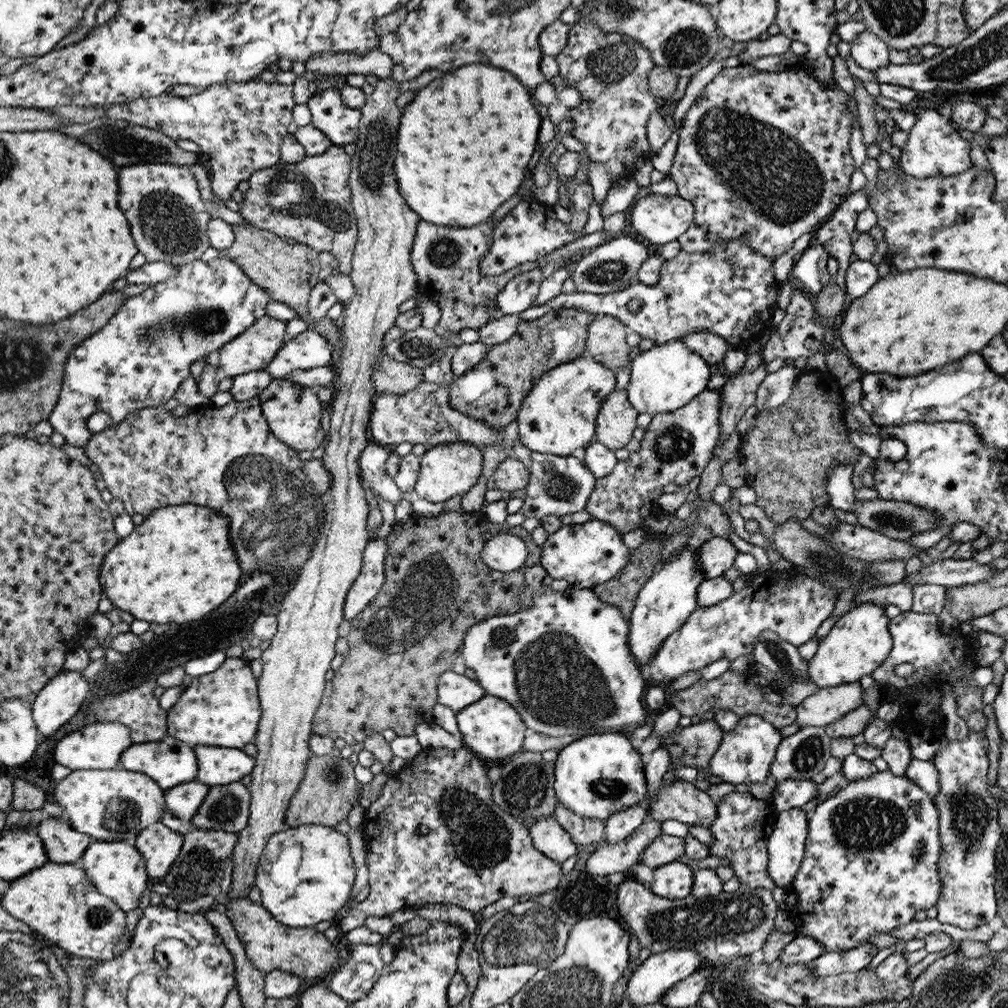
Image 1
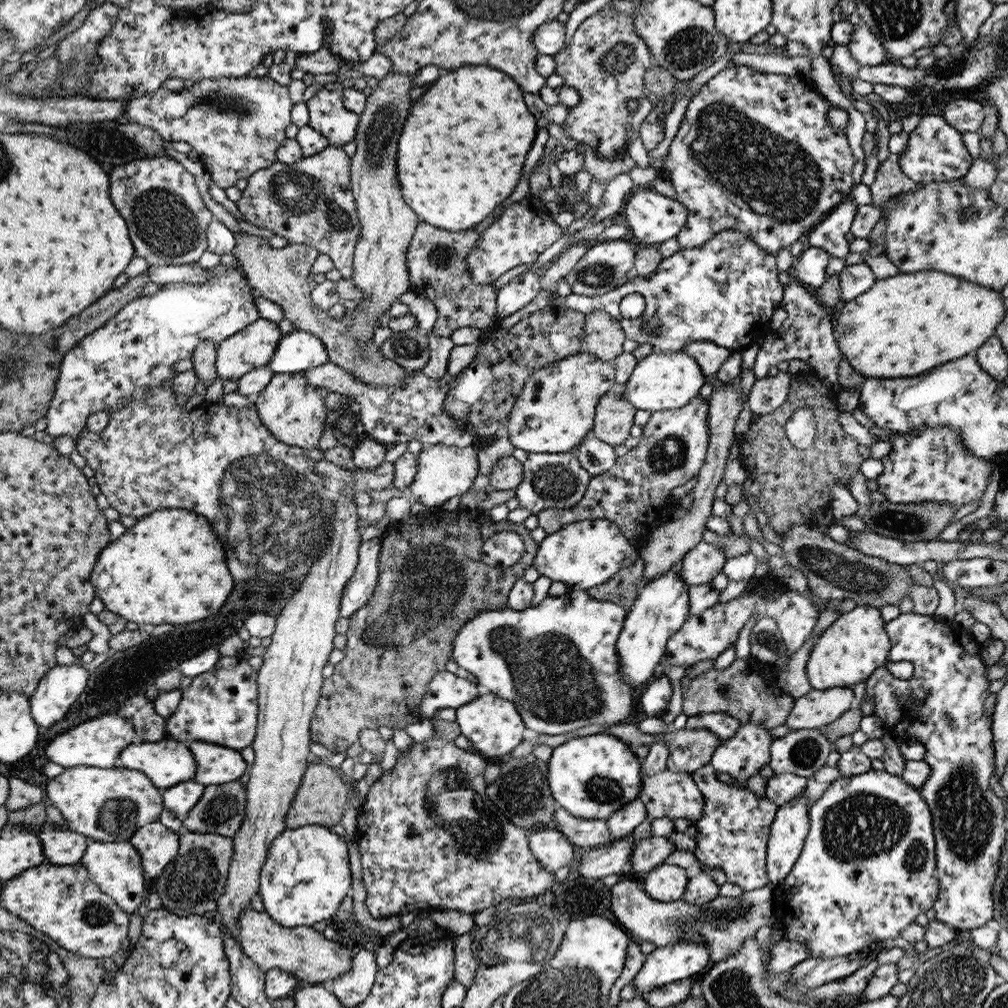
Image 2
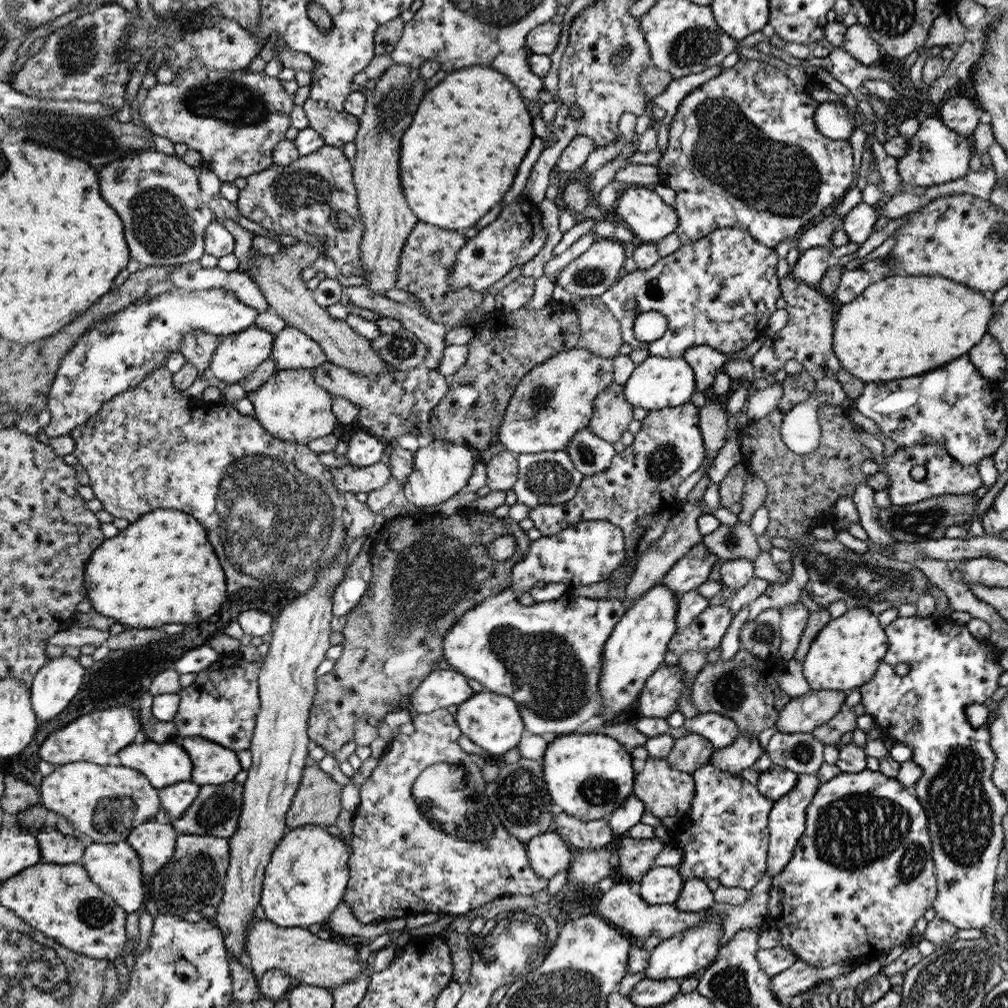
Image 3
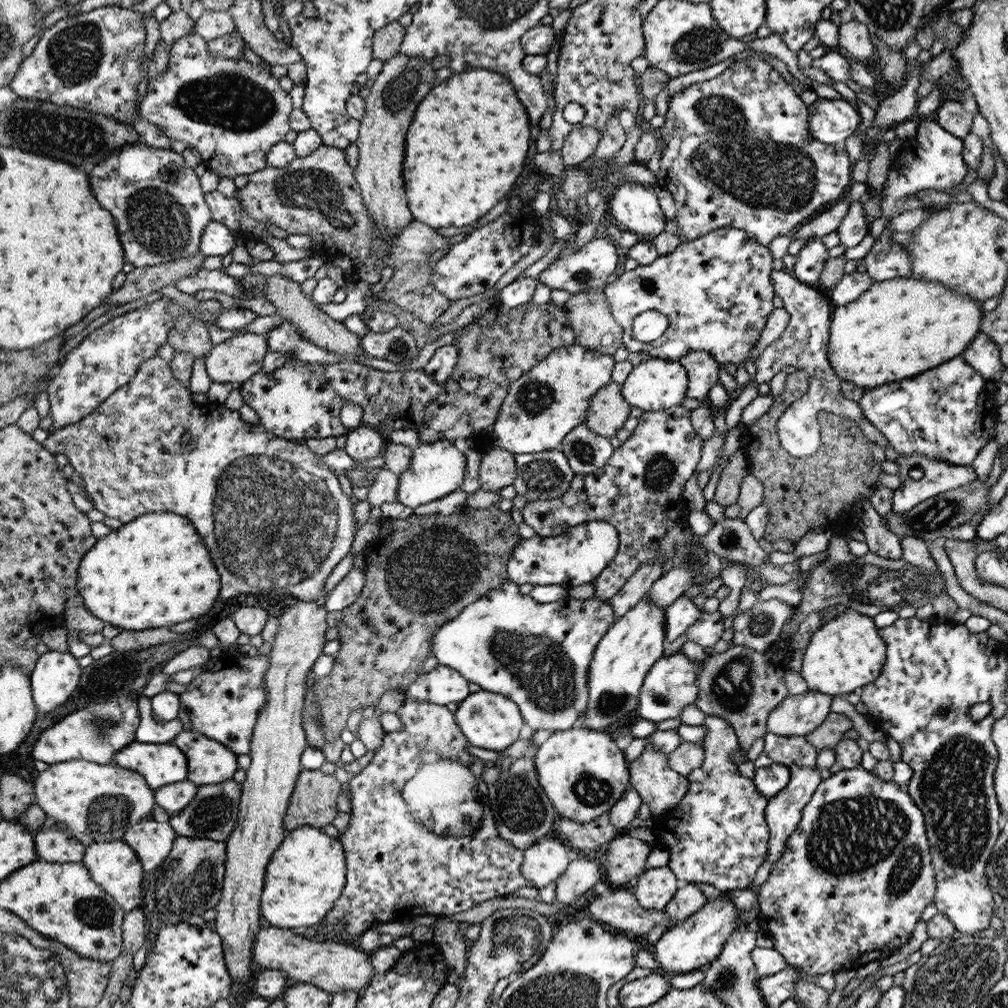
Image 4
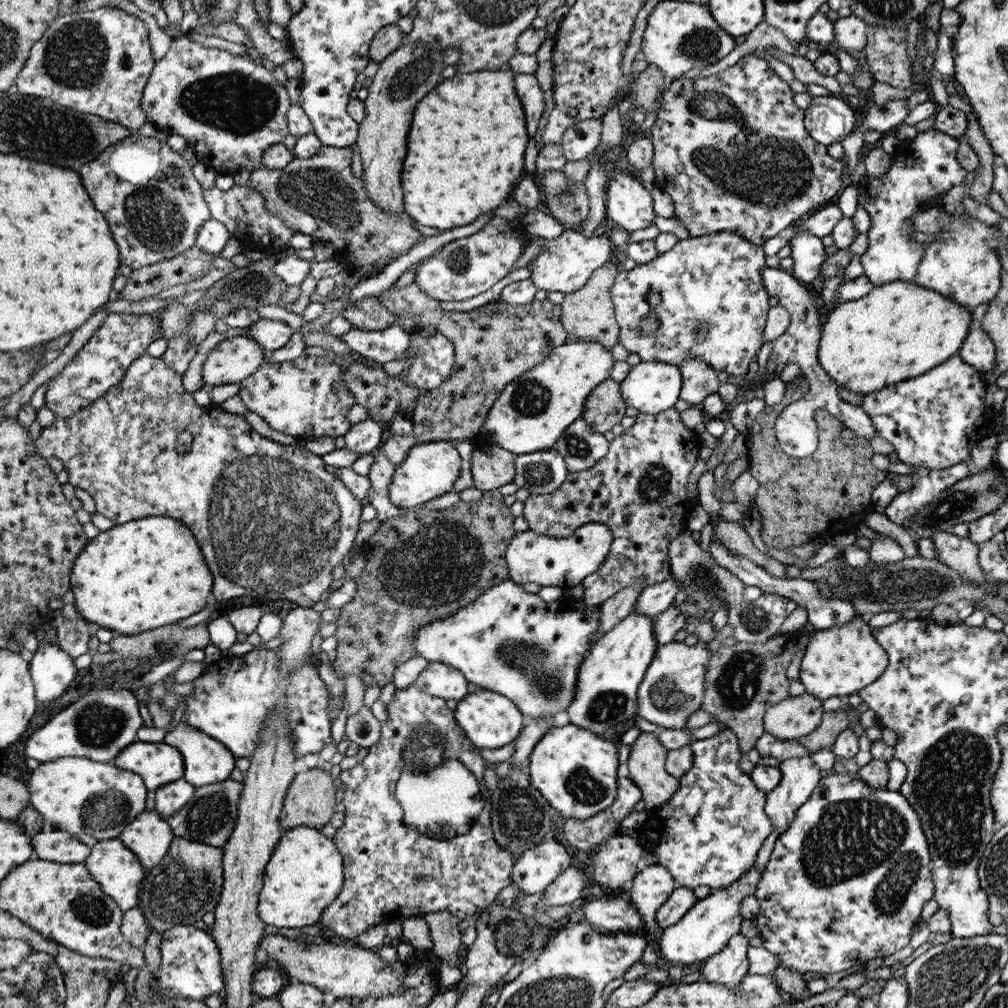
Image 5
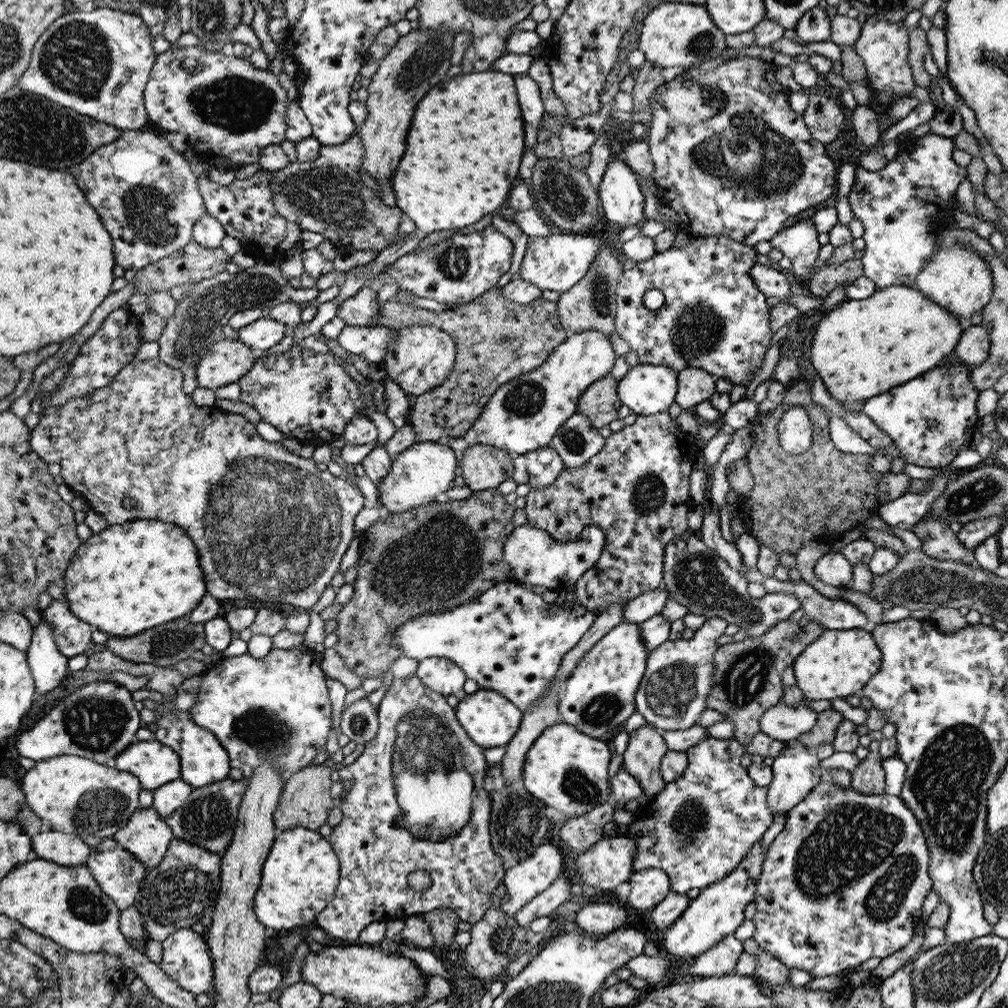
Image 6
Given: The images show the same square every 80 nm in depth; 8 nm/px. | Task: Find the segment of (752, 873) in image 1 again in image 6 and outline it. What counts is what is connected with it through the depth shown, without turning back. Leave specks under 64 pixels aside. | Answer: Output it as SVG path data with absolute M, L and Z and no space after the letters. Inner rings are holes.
M709 736L685 751L688 766L681 778L666 784L666 788L653 801L640 809L640 818L629 824L623 835L636 841L634 870L663 869L670 877L671 891L678 894L684 894L692 888L703 889L723 879L739 865L747 850L762 838L774 822L774 814L766 803L768 788L753 784L747 768L740 765L740 757L745 751L740 741Z

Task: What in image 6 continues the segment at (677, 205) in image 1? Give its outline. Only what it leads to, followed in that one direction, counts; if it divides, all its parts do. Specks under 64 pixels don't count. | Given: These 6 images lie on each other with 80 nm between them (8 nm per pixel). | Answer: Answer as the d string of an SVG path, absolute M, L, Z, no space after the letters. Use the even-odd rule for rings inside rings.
M612 158L602 176L597 195L600 213L622 227L632 228L644 214L645 195L641 179L624 161Z

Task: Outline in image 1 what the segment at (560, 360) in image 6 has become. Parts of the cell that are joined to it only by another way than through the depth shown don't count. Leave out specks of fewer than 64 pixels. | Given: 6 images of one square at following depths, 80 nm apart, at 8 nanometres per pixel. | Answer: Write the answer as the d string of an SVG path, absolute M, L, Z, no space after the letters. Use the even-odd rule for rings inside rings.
M586 354L551 368L536 380L518 412L516 424L520 443L533 452L556 456L572 456L574 450L590 447L602 404L616 386L615 378L615 370Z

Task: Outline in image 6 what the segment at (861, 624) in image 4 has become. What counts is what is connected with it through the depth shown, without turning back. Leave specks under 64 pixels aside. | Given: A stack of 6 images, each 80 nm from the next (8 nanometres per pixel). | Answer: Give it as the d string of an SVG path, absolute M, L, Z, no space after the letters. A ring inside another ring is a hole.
M870 628L850 630L826 629L793 663L796 685L810 701L834 700L857 695L868 680L880 672L882 653L876 645Z

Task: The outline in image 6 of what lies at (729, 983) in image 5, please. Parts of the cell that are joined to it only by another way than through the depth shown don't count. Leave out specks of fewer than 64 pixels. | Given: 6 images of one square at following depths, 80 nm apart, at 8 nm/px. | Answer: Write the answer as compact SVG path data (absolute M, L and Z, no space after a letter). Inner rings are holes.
M726 936L725 939L719 940L719 943L704 951L702 955L698 955L691 968L674 969L672 971L673 977L689 978L690 976L696 976L696 978L703 979L735 974L736 963L742 953L744 953L743 942L734 936Z

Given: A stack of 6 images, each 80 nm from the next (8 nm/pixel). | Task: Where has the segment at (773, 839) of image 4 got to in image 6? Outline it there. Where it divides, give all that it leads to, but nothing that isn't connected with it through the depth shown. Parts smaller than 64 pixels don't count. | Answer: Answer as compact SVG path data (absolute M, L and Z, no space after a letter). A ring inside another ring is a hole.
M798 739L785 741L783 751L771 765L774 780L768 786L767 802L774 816L786 815L796 804L802 802L808 794L821 782L820 760L814 749L802 744Z

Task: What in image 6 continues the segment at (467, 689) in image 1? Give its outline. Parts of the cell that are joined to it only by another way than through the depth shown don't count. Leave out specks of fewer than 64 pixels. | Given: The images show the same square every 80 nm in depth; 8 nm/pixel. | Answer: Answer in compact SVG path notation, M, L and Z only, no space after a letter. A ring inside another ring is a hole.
M428 658L420 661L416 676L432 692L442 696L463 696L467 676L454 662L446 658Z

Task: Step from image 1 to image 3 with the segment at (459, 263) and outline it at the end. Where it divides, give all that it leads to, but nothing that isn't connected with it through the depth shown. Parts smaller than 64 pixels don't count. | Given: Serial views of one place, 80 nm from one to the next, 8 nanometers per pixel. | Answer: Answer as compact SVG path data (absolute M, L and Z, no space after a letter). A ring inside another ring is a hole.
M419 221L415 230L411 232L399 260L399 278L395 288L405 290L412 299L416 299L418 305L424 307L428 319L445 324L448 328L461 326L462 318L470 314L486 298L482 290L480 292L470 288L455 290L450 285L450 276L458 260L458 252L462 251L469 241L462 231L448 231Z

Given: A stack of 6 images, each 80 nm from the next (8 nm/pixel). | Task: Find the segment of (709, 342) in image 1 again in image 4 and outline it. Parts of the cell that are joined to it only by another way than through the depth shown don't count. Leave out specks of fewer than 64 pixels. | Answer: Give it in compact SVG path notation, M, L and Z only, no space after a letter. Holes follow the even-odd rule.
M705 350L689 352L679 360L679 363L687 369L687 377L690 381L687 397L705 402L710 389L719 383L722 365Z

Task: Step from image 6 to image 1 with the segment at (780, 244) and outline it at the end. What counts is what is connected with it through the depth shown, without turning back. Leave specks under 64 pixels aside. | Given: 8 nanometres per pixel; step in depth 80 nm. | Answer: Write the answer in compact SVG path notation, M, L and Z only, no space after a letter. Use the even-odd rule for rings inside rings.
M814 243L804 253L797 255L791 269L790 278L812 299L831 280L826 269L828 258L828 252L821 245Z

